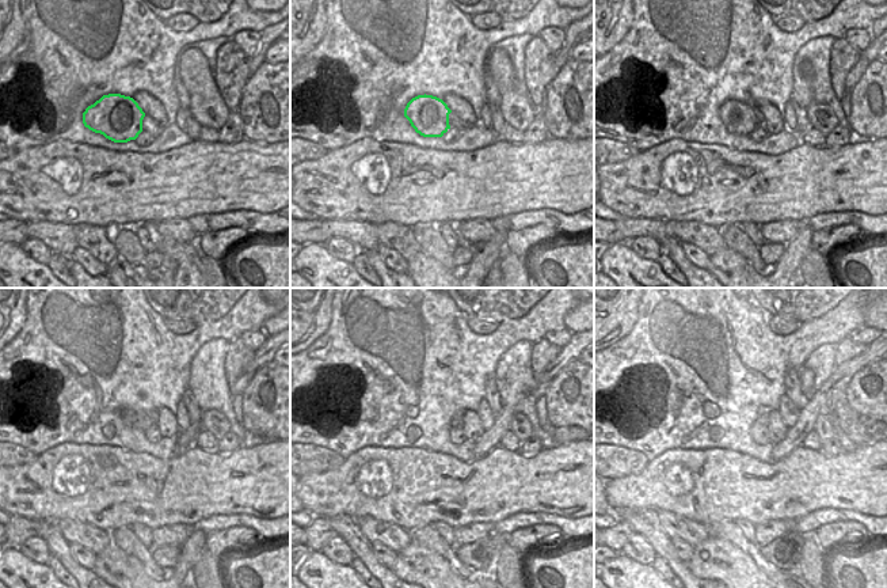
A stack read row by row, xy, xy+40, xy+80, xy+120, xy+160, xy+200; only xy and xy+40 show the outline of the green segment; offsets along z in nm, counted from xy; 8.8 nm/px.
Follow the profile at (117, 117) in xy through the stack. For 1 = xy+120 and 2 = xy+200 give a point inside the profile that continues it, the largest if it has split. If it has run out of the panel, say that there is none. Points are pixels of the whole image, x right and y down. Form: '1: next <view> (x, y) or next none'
1: next xy+120 (141, 420)
2: next xy+200 (762, 420)

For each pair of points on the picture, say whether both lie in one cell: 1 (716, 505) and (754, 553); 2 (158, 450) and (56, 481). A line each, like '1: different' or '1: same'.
1: different
2: different

